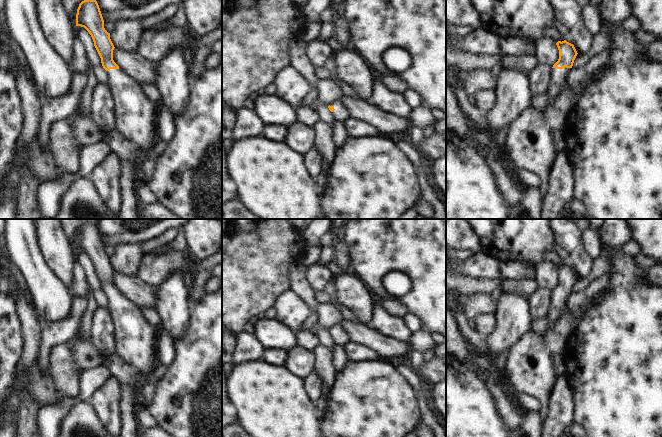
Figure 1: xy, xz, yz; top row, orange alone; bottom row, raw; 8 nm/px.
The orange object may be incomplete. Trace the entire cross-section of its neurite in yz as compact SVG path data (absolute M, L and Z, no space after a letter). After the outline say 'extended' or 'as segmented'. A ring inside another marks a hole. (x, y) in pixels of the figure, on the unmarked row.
M564 265L556 267L559 274L559 283L553 289L550 301L550 307L547 315L548 326L553 326L564 314L565 309L568 307L567 301L572 294L574 284L577 280L577 275L573 268Z; extended

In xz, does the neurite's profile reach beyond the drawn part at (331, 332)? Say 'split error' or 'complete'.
split error

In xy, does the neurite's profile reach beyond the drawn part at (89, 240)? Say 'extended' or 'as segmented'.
extended

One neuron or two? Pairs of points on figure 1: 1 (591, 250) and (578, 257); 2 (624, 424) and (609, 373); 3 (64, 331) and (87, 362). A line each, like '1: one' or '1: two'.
1: two
2: one
3: two

